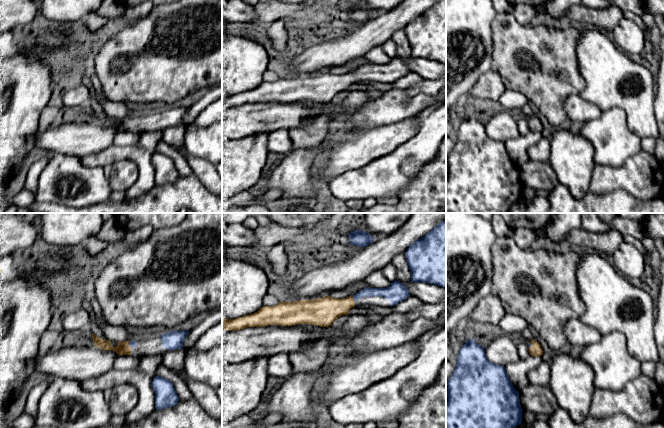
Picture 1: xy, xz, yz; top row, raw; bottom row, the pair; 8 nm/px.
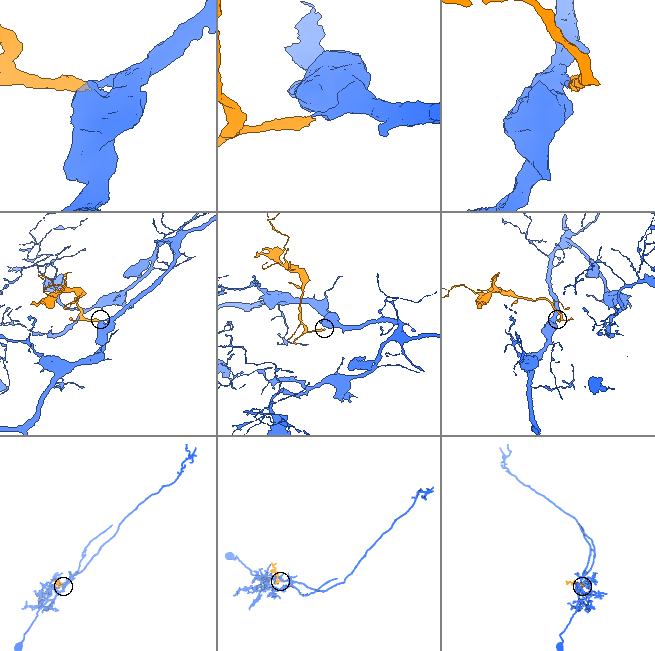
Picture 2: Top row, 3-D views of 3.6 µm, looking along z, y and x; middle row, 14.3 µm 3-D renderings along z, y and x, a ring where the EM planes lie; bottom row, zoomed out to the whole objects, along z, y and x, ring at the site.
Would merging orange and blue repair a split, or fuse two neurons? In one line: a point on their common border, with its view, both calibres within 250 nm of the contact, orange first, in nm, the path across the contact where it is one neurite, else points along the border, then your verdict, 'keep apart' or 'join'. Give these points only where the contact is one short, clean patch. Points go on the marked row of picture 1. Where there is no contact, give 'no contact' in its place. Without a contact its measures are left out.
meets orange in xz at (353, 299); 220 nm thick on the orange side, 80 nm on the other; runs through xz (325, 310), (341, 307), (353, 299), (367, 291); join

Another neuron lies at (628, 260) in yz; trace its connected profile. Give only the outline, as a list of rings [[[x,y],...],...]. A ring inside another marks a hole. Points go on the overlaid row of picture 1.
[[[623,242],[613,254],[614,267],[628,280],[639,278],[645,270],[643,254],[631,243]]]

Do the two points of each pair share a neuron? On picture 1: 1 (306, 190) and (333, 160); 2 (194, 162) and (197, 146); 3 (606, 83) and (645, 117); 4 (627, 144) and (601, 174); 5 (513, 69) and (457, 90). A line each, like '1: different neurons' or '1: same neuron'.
1: different neurons
2: different neurons
3: same neuron
4: different neurons
5: different neurons

